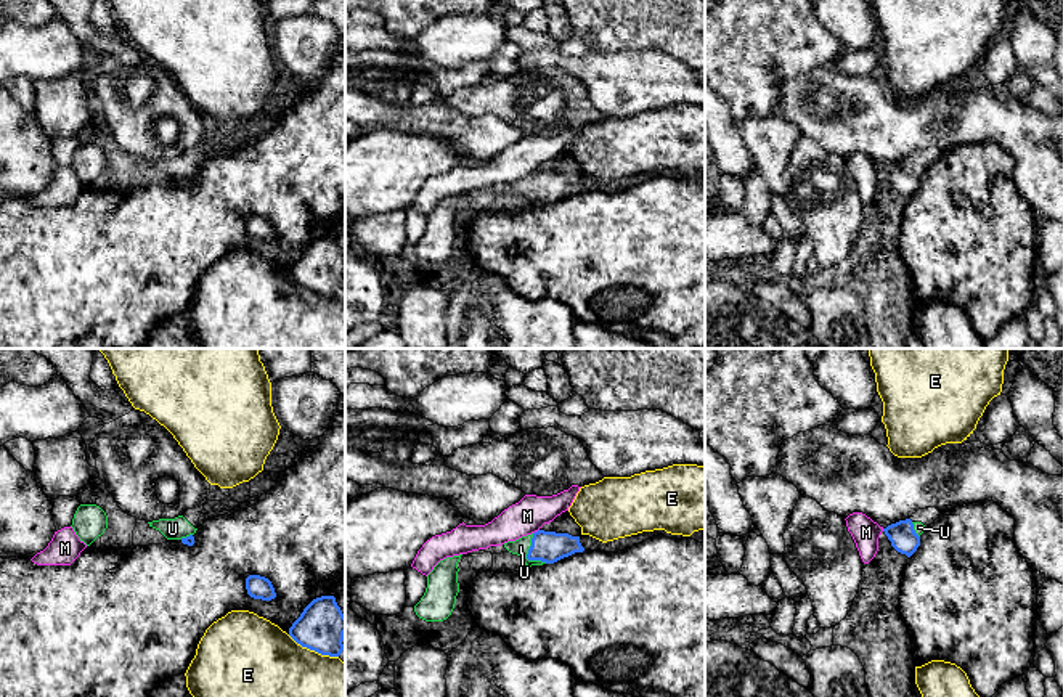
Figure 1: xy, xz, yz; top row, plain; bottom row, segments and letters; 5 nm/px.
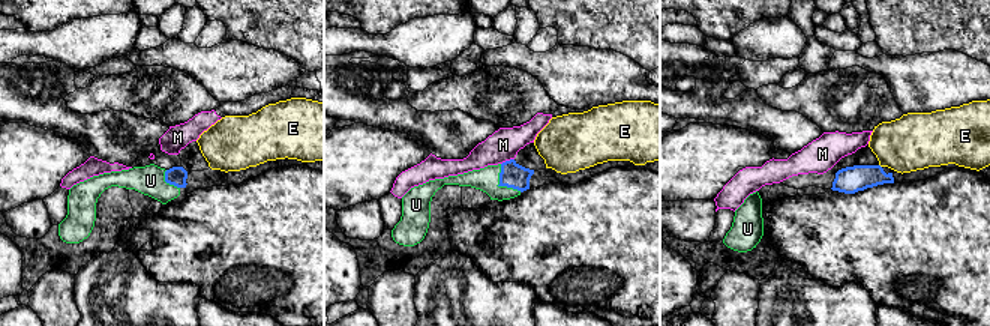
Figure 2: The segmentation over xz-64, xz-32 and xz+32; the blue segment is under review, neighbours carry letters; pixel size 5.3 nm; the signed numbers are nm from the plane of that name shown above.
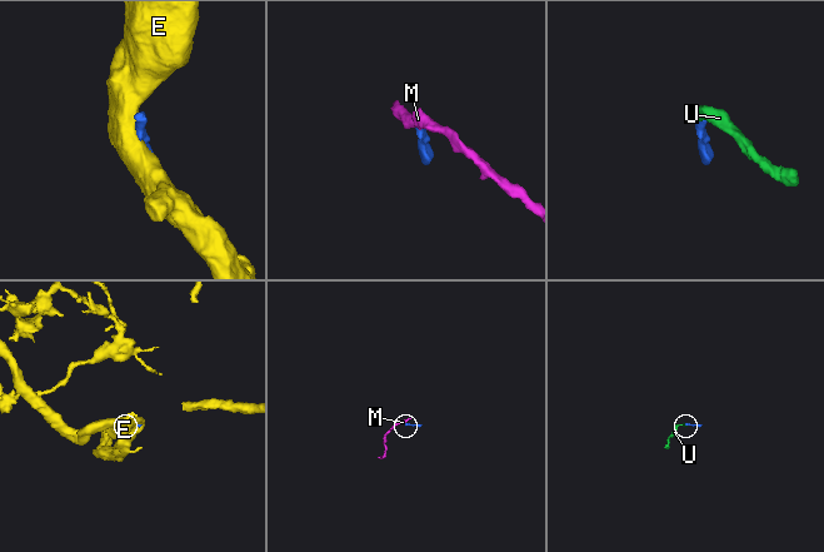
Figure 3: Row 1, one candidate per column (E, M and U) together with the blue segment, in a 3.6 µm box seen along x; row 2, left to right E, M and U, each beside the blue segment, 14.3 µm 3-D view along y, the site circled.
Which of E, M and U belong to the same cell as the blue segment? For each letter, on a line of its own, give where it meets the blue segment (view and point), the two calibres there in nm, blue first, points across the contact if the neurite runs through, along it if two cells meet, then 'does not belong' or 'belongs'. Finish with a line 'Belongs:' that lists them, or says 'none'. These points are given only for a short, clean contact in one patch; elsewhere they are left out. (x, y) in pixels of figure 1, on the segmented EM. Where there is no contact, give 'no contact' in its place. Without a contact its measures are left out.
E: xy (313, 649) | 240/360 nm | does not belong
M: xz (535, 532) | 160/170 nm | along xz (538, 529), (533, 533) | does not belong
U: xz (527, 556) | 160/90 nm | across xz (548, 546), (537, 548), (527, 556), (521, 546) | belongs
Belongs: U

